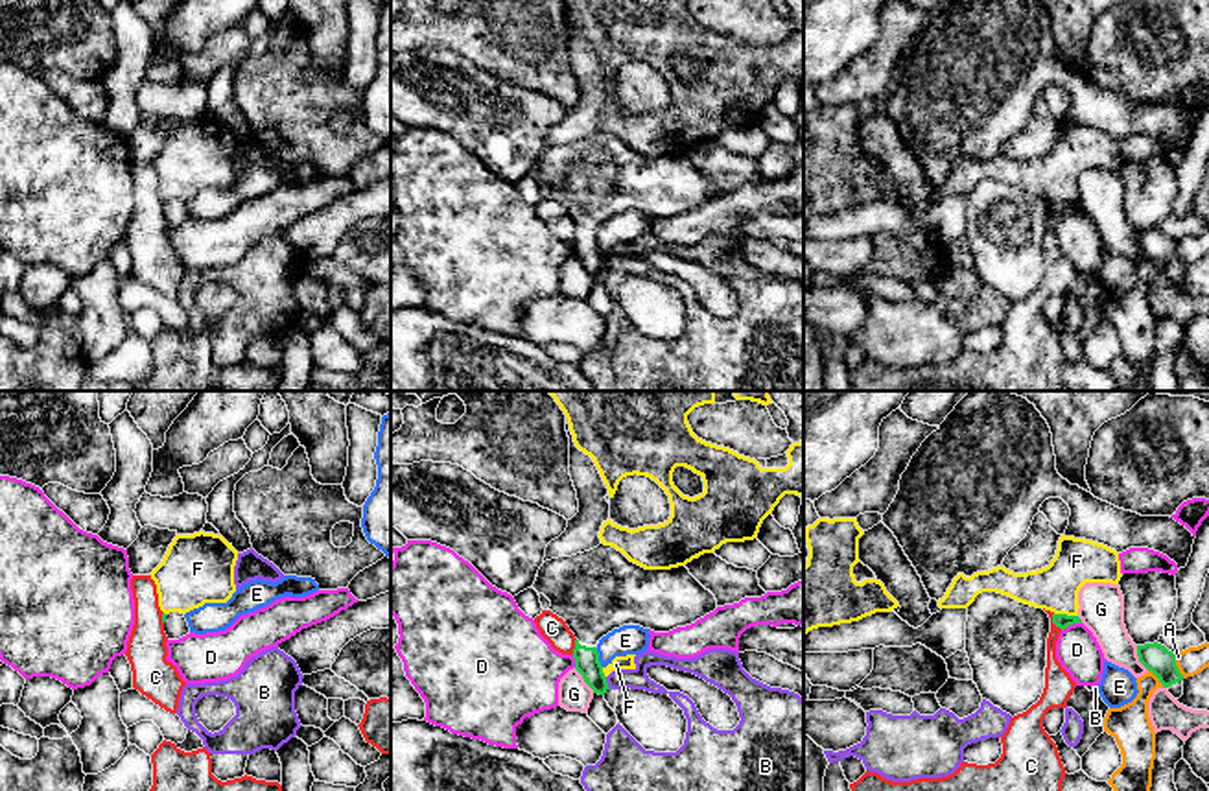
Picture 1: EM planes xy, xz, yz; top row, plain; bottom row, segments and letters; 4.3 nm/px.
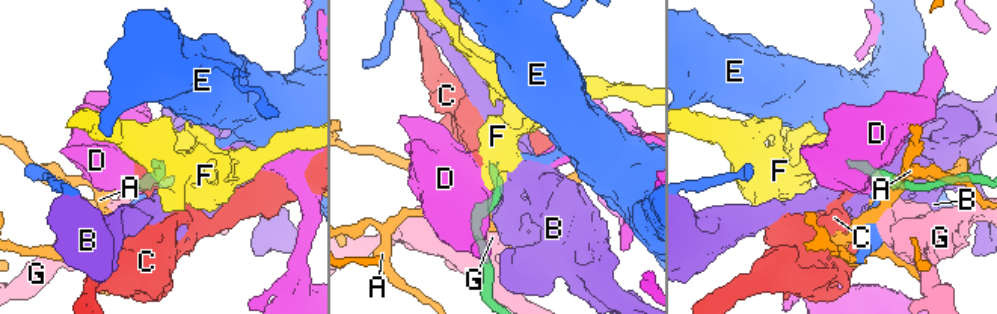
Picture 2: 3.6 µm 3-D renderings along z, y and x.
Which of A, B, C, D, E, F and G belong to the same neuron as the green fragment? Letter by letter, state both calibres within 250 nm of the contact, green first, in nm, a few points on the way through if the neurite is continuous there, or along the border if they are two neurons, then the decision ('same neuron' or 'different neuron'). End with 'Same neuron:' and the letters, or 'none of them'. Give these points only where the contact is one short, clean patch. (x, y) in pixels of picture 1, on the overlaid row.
A: 120/120 nm | along yz (1174, 655), (1174, 664), (1184, 677) | different neuron
B: 110/100 nm | along xz (605, 677), (610, 688) | different neuron
C: 60/110 nm | along yz (1053, 613), (1053, 622), (1062, 629) | different neuron
D: 60/190 nm | along yz (1080, 622), (1069, 624), (1062, 631) | different neuron
E: 110/130 nm | along xz (596, 648), (598, 661), (603, 666) | different neuron
F: 60/200 nm | along yz (1055, 613), (1077, 616) | different neuron
G: 110/140 nm | different neuron
Same neuron: none of them

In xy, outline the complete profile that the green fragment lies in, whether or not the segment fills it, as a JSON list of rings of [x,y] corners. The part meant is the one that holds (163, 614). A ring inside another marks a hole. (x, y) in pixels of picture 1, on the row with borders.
[[[181,612],[162,614],[164,632],[168,640],[179,640],[190,634],[188,621]]]

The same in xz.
[[[604,544],[571,557],[546,561],[533,588],[551,601],[549,610],[562,618],[575,634],[575,669],[599,695],[610,690],[597,653],[597,643],[603,636],[623,625],[669,632],[676,627],[691,625],[717,608],[715,596],[686,566],[645,570],[630,562],[616,548]]]

